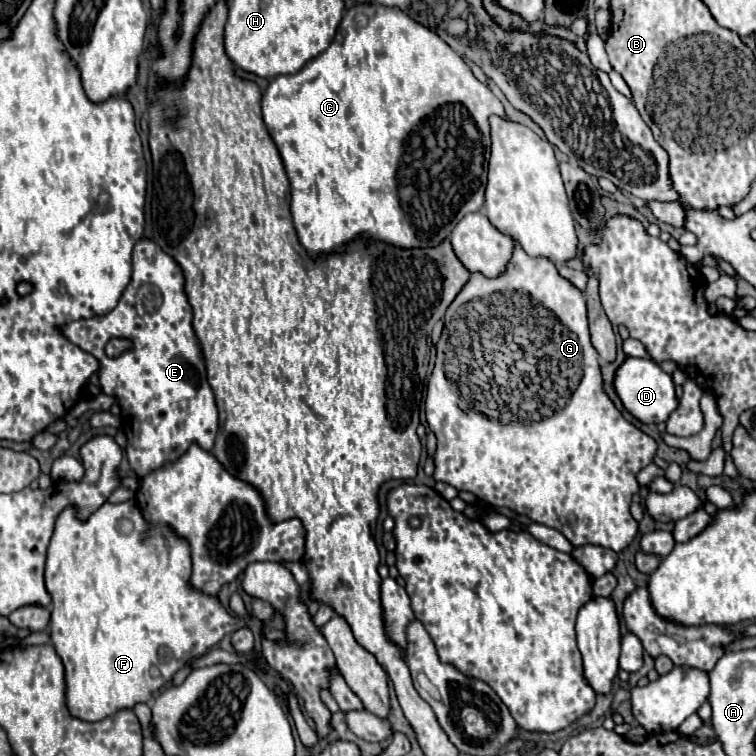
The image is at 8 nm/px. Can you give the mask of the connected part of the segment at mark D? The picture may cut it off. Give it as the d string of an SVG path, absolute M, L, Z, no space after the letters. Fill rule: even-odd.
M628 357L622 367L616 371L614 387L618 397L622 399L624 407L642 423L646 425L658 425L666 423L668 417L678 409L678 397L676 397L676 387L672 381L672 375L660 369L660 365L652 359L634 359Z

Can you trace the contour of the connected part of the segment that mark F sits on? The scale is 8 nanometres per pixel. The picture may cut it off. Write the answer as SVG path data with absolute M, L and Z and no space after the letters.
M126 501L120 505L104 503L102 509L98 509L86 523L82 523L74 517L74 509L64 509L64 513L56 521L56 529L54 529L50 547L48 547L48 561L46 561L44 577L46 577L46 589L52 597L50 639L52 639L54 649L66 669L66 705L68 705L68 711L72 717L88 721L88 723L96 723L96 721L102 721L122 709L134 709L138 703L148 703L152 699L152 695L174 677L174 673L178 669L182 669L188 661L204 655L208 649L212 649L226 635L224 625L232 625L230 619L234 621L236 617L230 617L216 597L208 597L196 589L190 589L188 587L190 571L192 571L192 565L190 565L188 543L184 539L176 537L168 527L150 527L142 519L134 501Z

